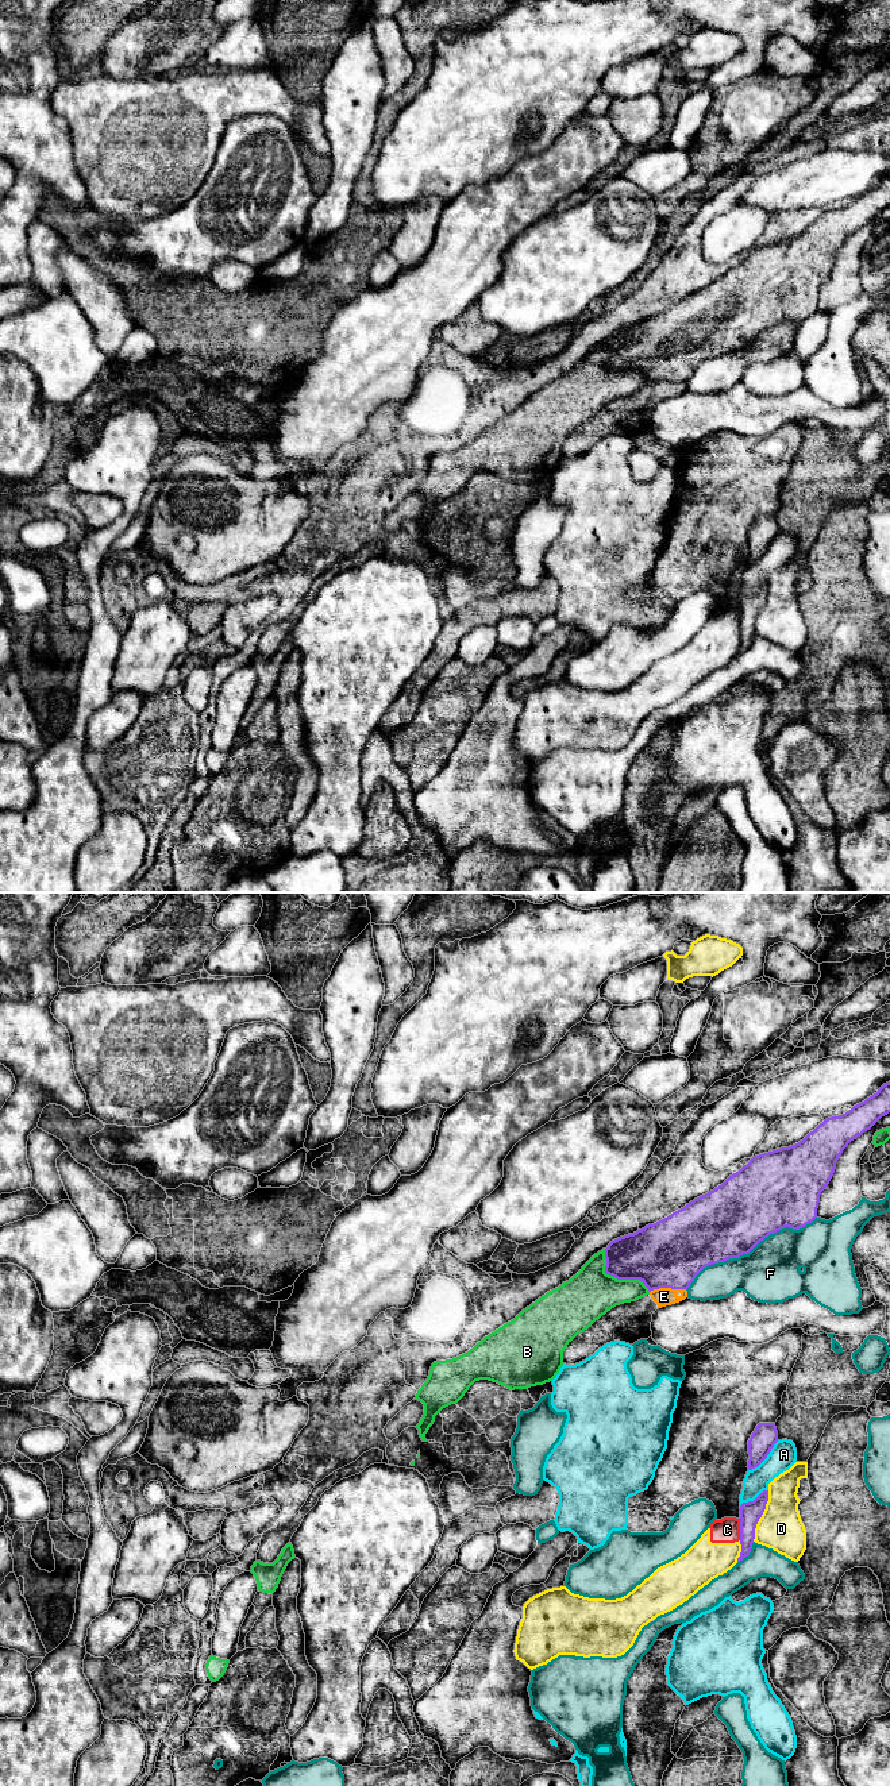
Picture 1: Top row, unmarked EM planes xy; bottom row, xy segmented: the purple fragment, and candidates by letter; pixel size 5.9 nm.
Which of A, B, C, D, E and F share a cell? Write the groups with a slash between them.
A / B / C D / E / F

